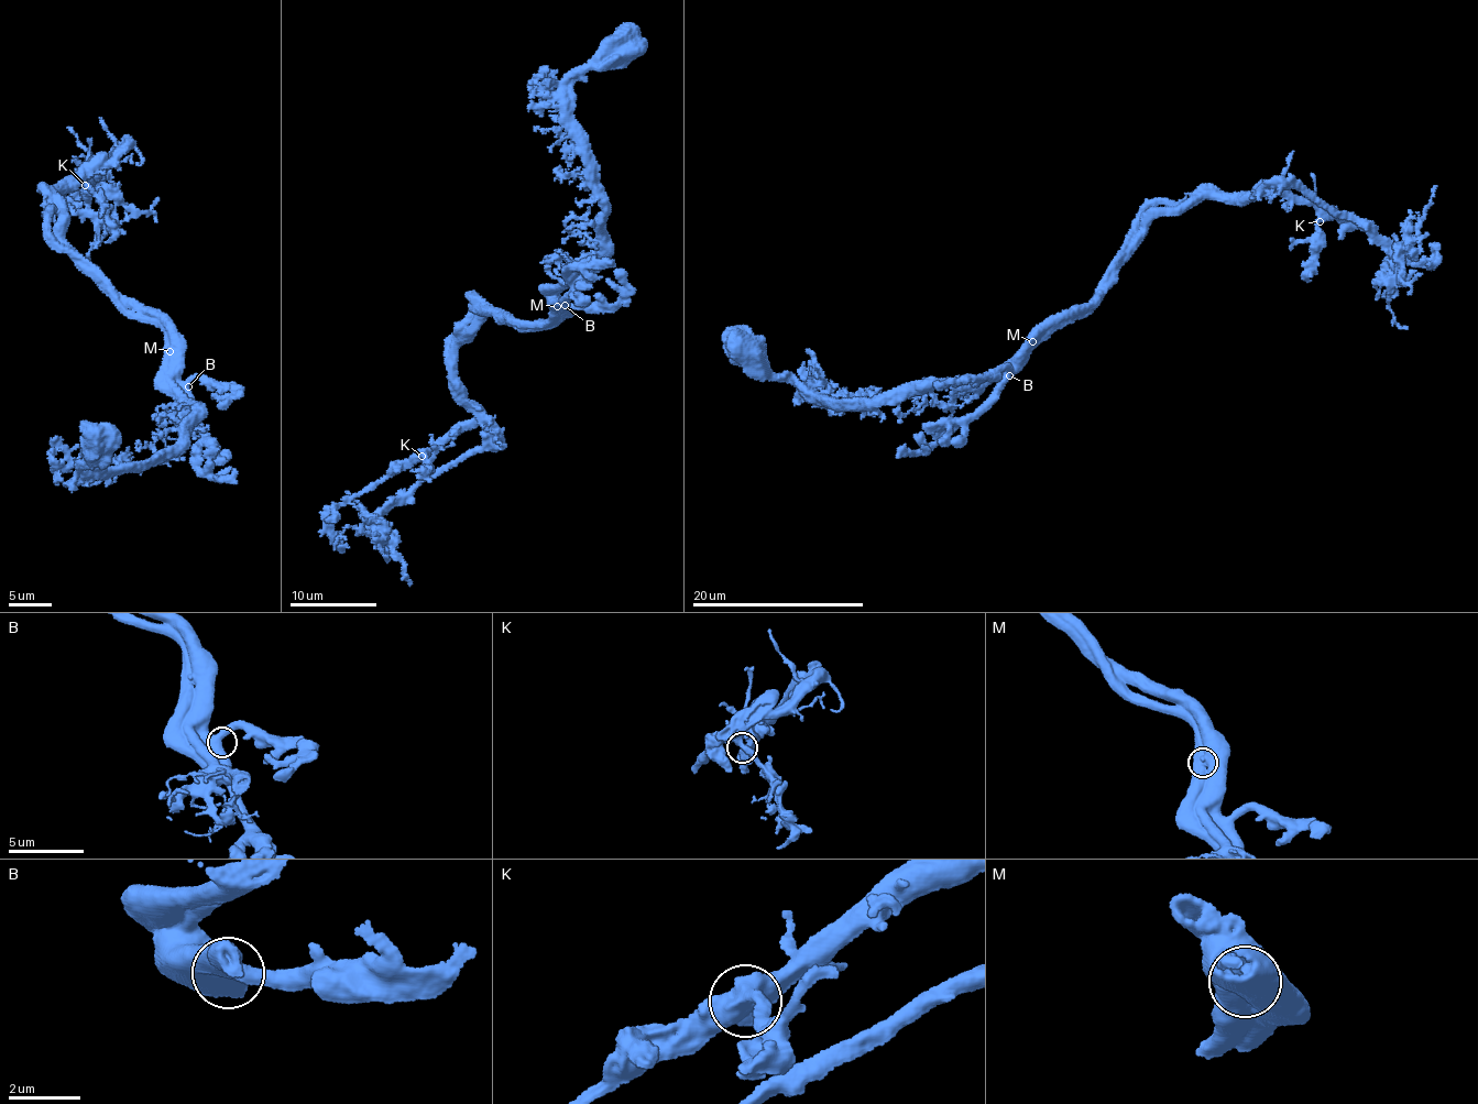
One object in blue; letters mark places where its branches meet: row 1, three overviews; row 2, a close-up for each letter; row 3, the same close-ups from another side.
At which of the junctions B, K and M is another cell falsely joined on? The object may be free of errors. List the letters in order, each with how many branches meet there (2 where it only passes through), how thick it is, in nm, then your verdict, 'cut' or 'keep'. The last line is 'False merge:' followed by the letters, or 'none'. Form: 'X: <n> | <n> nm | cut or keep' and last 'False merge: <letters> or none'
B: 3 | 460 nm | keep
K: 2 | 460 nm | keep
M: 1 | 1000 nm | cut
False merge: M

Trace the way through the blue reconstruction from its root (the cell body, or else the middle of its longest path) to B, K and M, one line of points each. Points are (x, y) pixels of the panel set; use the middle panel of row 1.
B: (623, 50), (592, 64), (572, 87), (572, 123), (603, 212), (597, 259), (555, 296), (565, 305)
K: (623, 50), (572, 87), (599, 254), (545, 323), (481, 304), (456, 349), (456, 394), (475, 416), (422, 456)
M: (623, 50), (573, 83), (572, 123), (603, 204), (597, 259), (562, 283), (557, 307)

